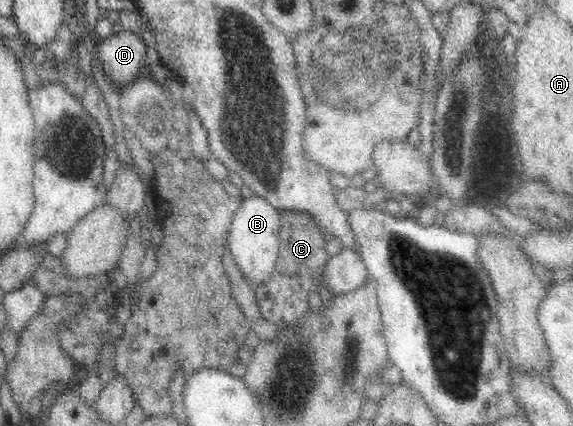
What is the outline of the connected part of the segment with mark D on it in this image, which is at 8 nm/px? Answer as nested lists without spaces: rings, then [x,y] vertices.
[[[121,30],[96,46],[104,74],[120,85],[133,83],[137,73],[147,69],[146,45],[138,32]]]

